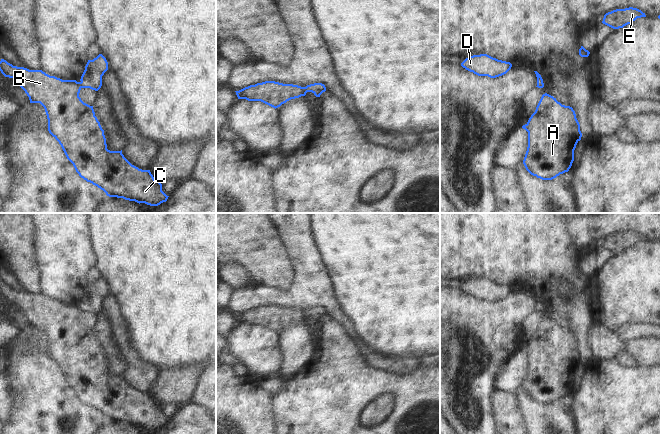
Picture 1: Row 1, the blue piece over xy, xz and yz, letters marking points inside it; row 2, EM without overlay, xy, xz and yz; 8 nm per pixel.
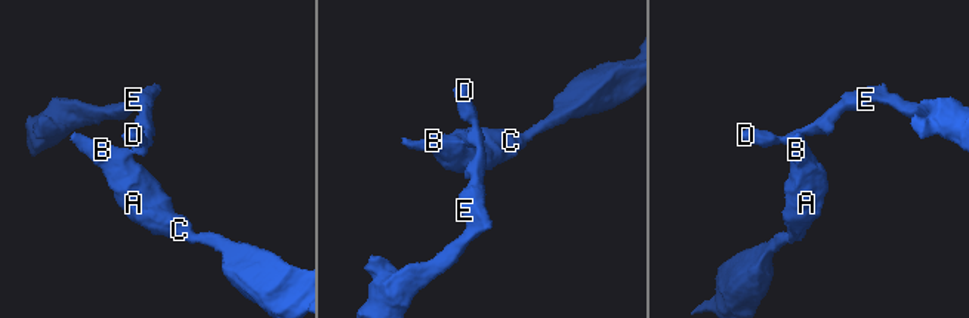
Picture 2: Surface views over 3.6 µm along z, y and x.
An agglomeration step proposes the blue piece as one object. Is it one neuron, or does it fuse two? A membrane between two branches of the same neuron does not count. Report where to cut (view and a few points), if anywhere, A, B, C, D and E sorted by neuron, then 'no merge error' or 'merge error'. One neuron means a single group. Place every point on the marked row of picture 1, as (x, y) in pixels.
cut xy (80, 82), (82, 87); groups A B C / D E; merge error

